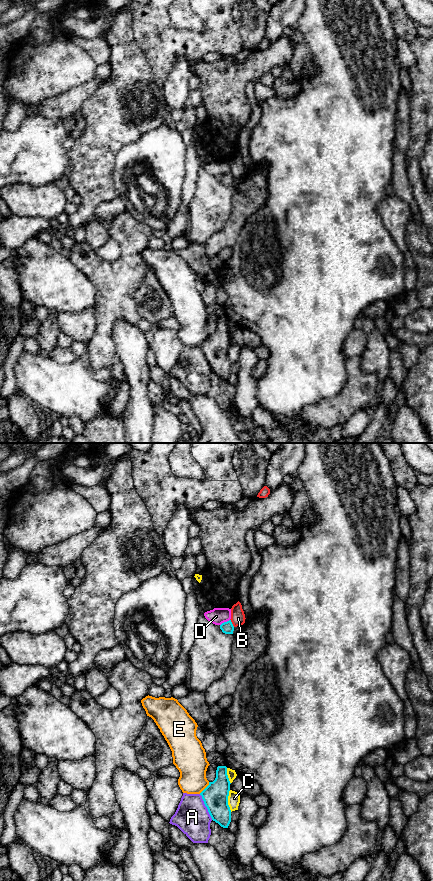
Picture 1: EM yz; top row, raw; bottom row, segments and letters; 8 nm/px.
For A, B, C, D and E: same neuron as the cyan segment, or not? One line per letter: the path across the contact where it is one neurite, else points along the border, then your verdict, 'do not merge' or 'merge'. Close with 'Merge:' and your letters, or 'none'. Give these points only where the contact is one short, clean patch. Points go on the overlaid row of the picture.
A: do not merge
B: border along yz (230, 619), (234, 626); do not merge
C: do not merge
D: border along yz (229, 619), (220, 625); do not merge
E: do not merge
Merge: none

